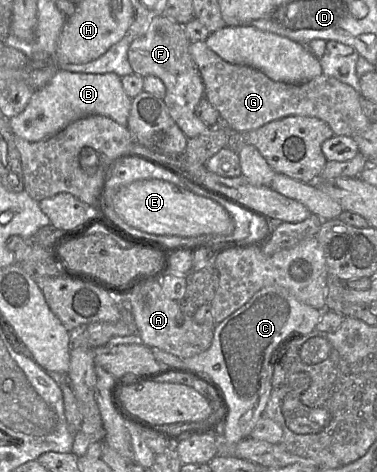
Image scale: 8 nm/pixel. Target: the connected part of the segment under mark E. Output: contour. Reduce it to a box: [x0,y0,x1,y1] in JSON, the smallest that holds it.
[112,179,234,235]

